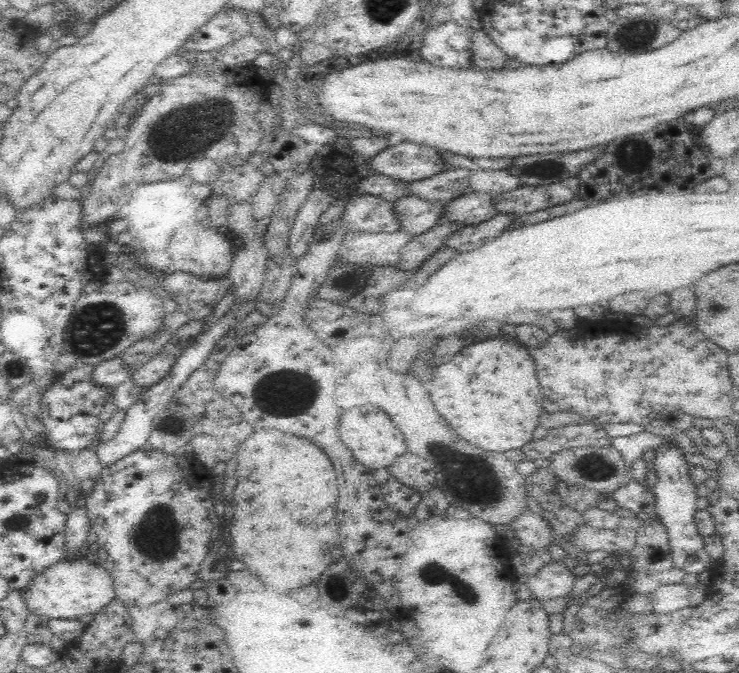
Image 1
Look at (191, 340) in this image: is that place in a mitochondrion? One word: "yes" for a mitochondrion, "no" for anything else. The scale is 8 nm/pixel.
no

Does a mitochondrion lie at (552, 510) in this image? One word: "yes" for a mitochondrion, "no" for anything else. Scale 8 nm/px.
no

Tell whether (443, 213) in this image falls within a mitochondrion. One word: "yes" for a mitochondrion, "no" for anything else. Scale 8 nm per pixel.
no

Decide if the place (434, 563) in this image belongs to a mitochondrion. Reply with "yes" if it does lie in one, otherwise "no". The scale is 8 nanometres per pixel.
yes

